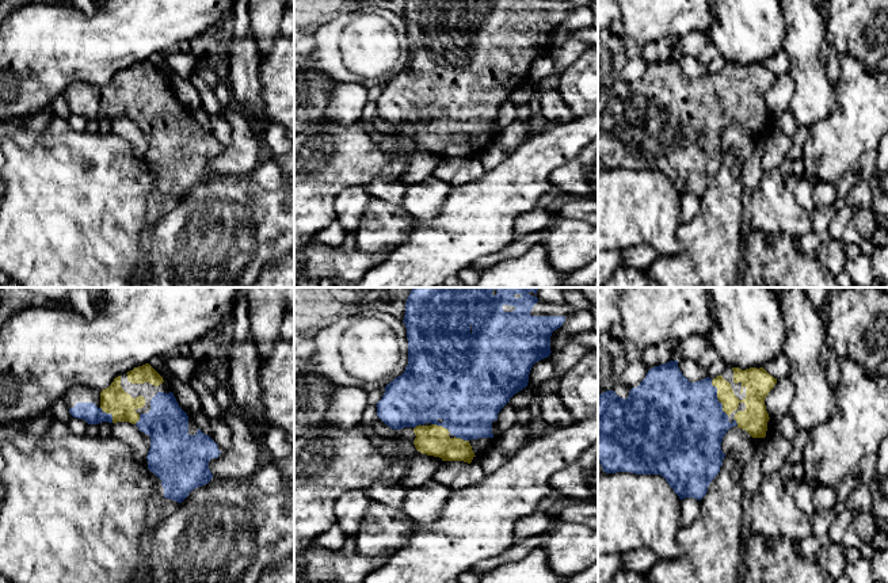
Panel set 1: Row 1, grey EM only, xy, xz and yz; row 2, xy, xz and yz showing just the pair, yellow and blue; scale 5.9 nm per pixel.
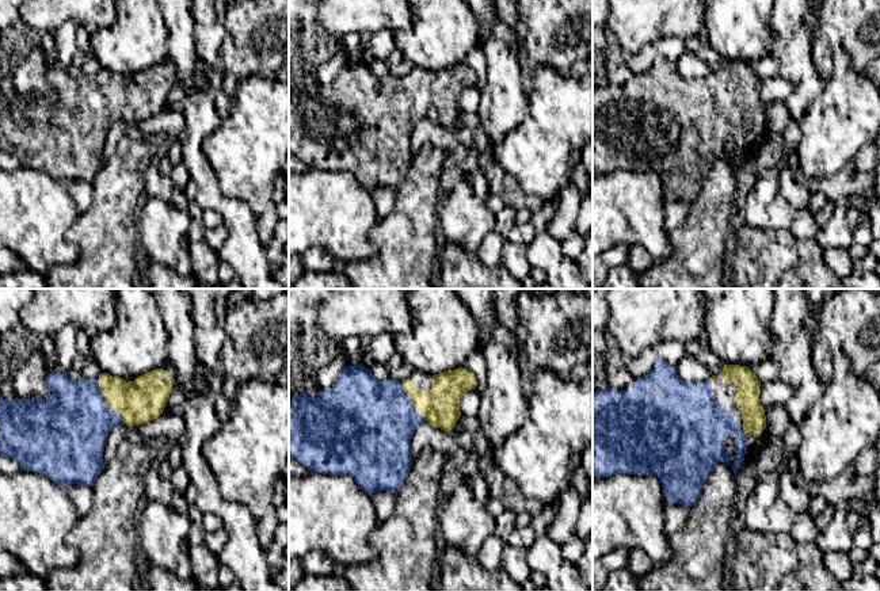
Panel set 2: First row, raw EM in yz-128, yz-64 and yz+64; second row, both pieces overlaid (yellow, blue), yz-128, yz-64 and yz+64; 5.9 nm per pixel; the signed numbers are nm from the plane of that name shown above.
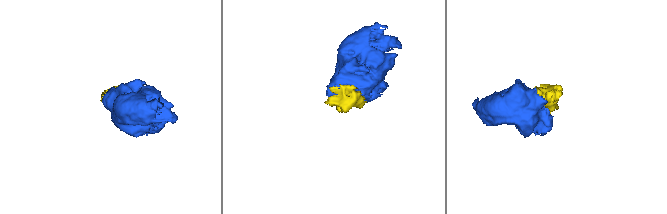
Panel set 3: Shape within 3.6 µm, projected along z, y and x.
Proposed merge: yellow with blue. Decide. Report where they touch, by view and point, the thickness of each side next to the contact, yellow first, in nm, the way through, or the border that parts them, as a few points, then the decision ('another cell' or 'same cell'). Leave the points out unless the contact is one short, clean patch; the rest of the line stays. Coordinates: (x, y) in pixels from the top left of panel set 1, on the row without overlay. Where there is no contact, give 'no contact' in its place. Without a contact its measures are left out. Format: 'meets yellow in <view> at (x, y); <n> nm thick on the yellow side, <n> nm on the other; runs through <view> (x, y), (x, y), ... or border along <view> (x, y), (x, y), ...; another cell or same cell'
meets yellow in yz at (717, 94); 160 nm thick on the yellow side, 480 nm on the other; same cell

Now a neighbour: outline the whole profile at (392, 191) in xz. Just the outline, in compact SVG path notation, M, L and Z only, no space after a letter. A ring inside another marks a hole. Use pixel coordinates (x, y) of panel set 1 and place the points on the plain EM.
M376 178L370 180L365 187L365 191L374 198L381 198L392 205L400 206L407 191L407 186L399 180L390 180L386 178Z

